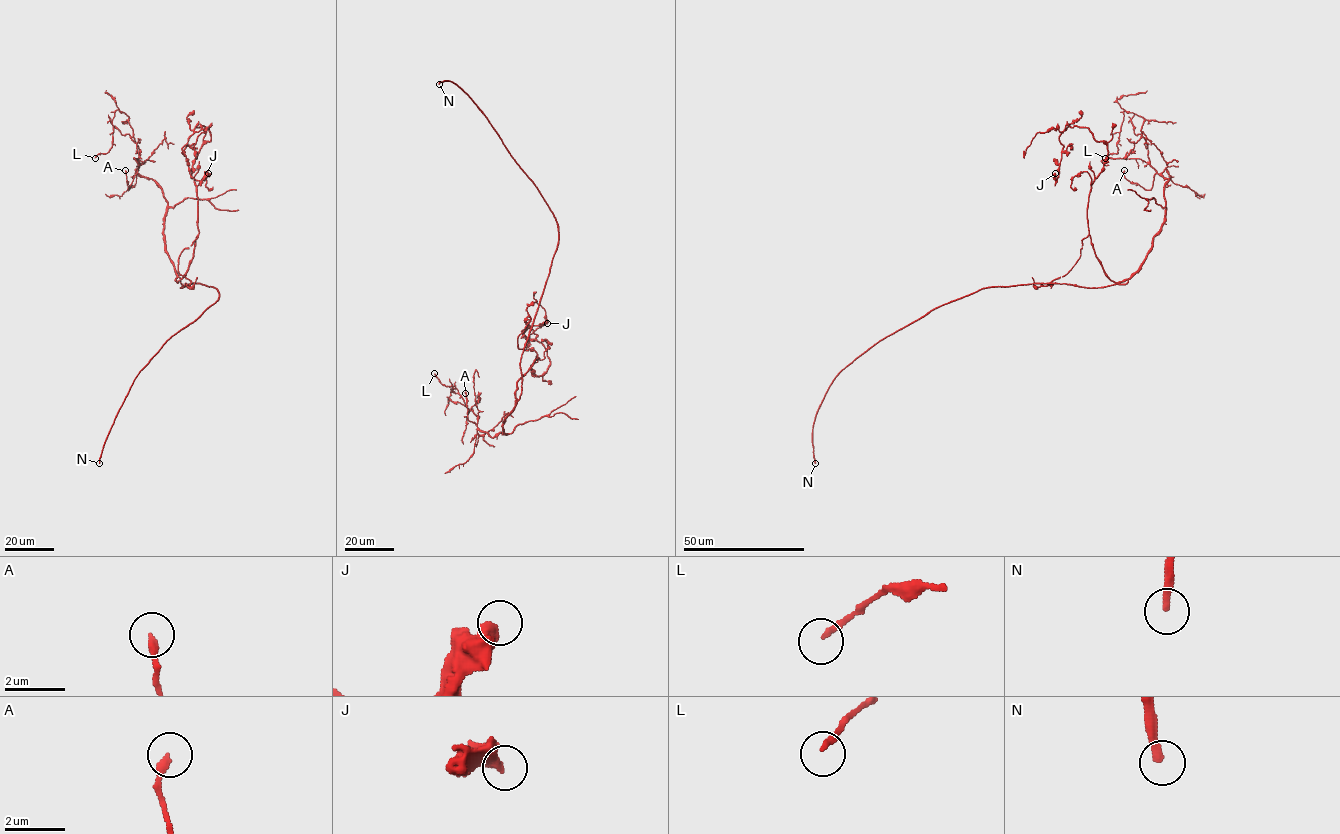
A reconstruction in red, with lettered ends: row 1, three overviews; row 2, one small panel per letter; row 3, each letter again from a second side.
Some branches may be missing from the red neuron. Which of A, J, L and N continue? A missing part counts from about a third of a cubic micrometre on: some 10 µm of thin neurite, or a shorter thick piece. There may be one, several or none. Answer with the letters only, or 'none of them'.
N

